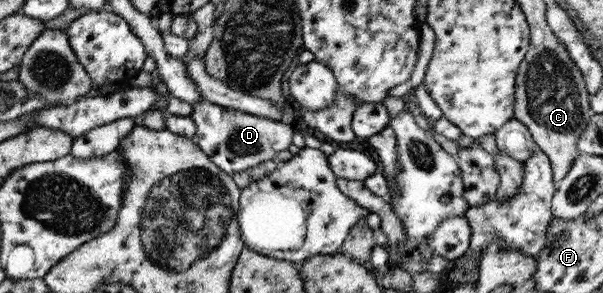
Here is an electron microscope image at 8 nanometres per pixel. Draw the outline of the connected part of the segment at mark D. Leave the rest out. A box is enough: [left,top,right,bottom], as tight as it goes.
[189,100,293,175]

